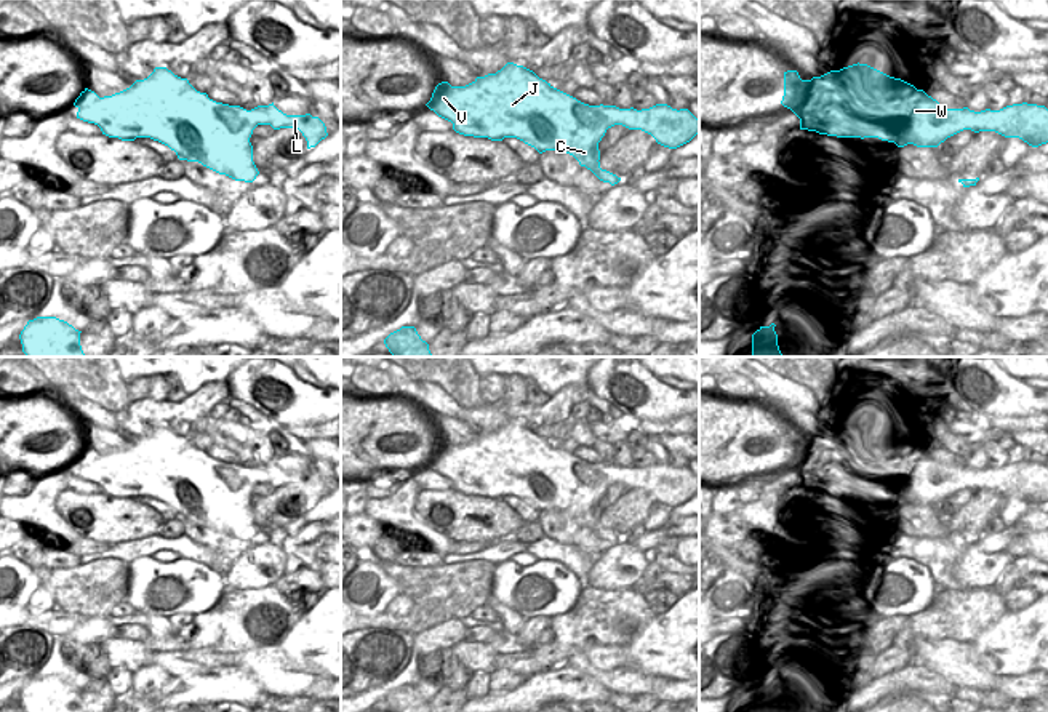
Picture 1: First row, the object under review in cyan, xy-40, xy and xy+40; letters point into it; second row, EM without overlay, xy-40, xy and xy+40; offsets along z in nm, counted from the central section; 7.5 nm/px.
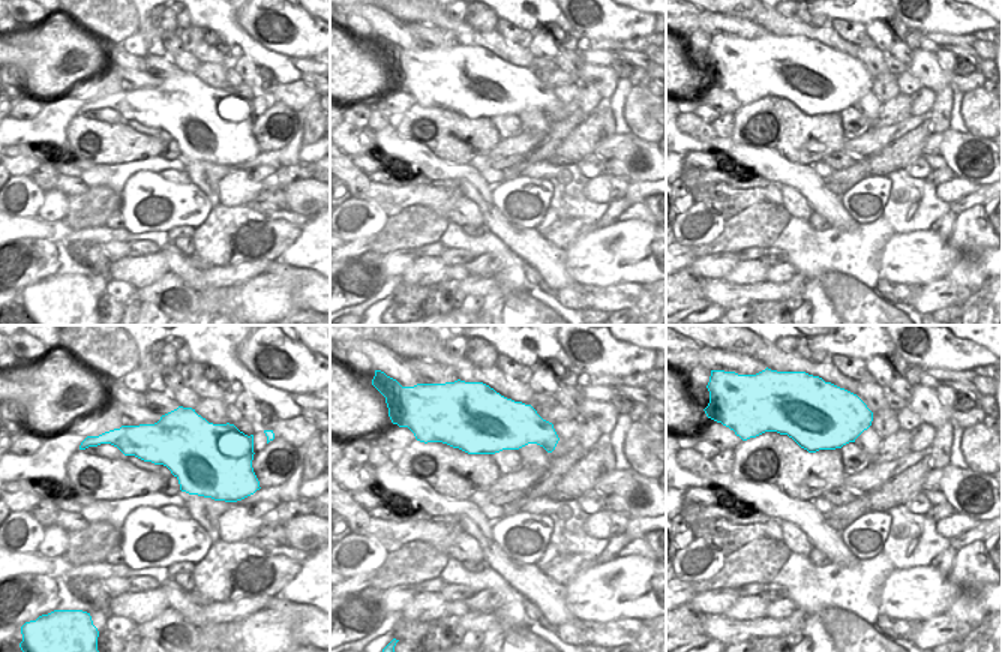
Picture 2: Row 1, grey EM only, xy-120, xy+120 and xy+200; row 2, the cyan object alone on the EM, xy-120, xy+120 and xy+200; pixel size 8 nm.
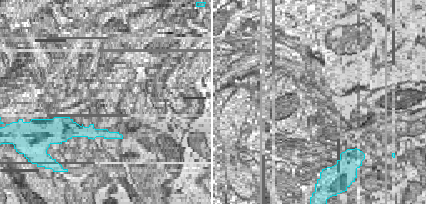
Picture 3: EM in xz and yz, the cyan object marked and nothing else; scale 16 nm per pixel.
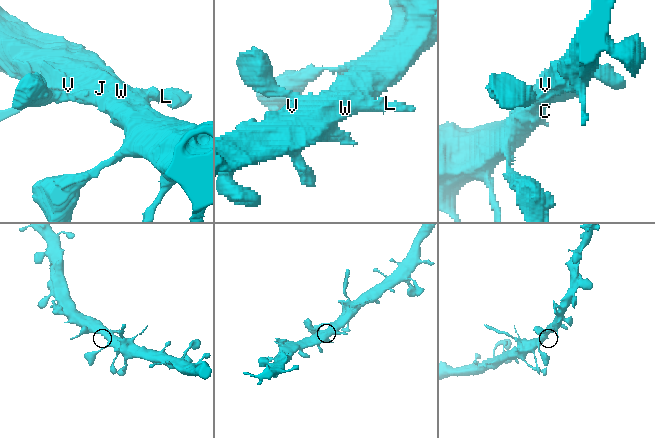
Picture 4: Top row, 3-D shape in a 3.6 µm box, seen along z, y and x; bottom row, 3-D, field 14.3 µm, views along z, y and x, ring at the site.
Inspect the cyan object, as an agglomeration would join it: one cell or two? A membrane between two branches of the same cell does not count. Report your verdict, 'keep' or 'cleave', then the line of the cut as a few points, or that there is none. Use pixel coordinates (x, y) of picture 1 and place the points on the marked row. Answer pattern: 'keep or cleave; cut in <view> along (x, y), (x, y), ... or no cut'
keep; no cut

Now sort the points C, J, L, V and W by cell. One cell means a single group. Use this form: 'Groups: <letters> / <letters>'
Groups: C J L V W.

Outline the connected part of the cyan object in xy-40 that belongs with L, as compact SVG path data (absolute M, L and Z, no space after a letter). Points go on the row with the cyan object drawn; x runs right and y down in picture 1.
M155 67L147 78L112 96L99 98L85 88L74 106L77 118L98 125L109 138L150 138L174 150L179 160L198 162L245 182L259 174L250 142L258 125L298 128L307 149L328 136L318 117L286 115L274 102L251 110L216 102L166 67Z

